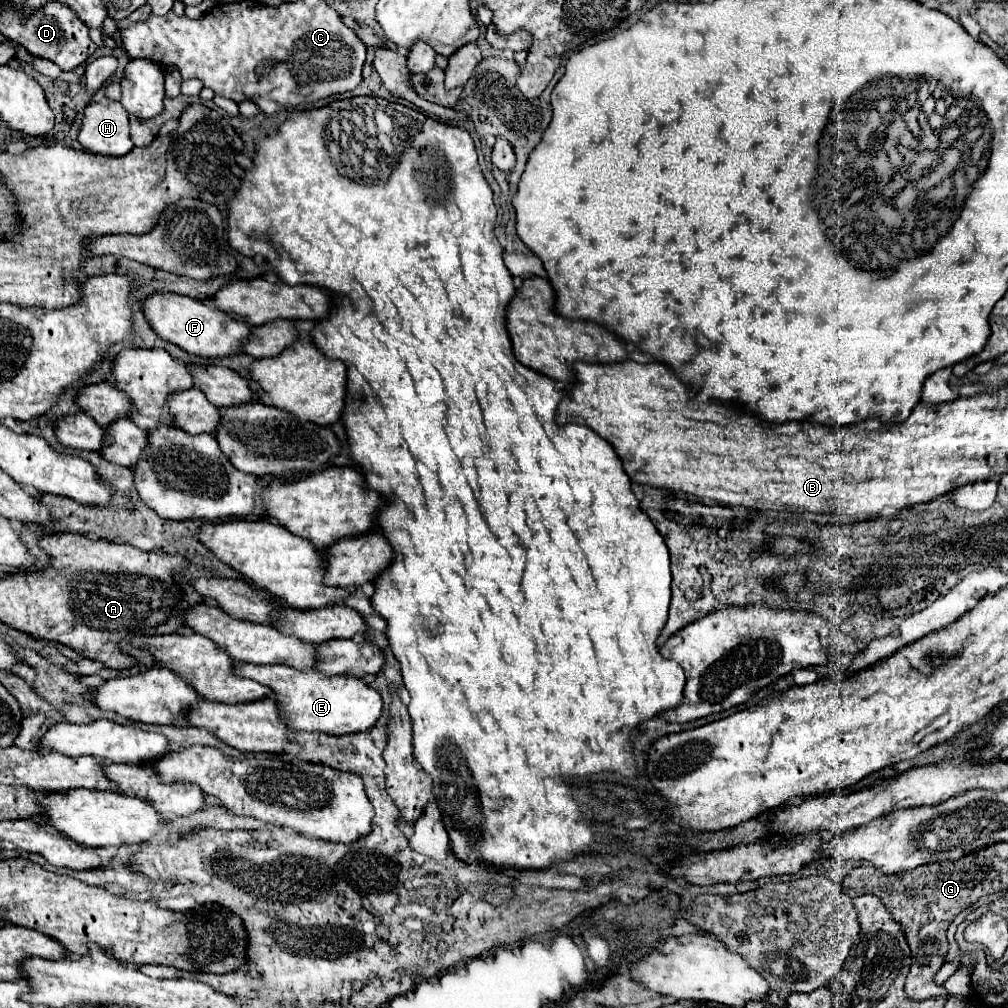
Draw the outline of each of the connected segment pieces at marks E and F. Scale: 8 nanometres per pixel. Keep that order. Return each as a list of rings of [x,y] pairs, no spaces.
[[[241,664],[235,666],[235,674],[251,678],[259,684],[273,688],[275,700],[287,712],[287,724],[293,730],[319,730],[327,734],[355,734],[367,732],[383,714],[381,694],[365,684],[361,678],[351,676],[327,676],[319,670],[301,672],[283,664]]]
[[[153,294],[143,302],[145,316],[151,322],[153,330],[165,338],[167,342],[173,342],[181,346],[189,354],[205,356],[205,358],[225,358],[225,356],[235,356],[239,354],[241,342],[247,342],[251,336],[251,326],[239,318],[229,316],[227,312],[213,308],[207,302],[189,298],[189,296],[179,296],[179,294]]]

